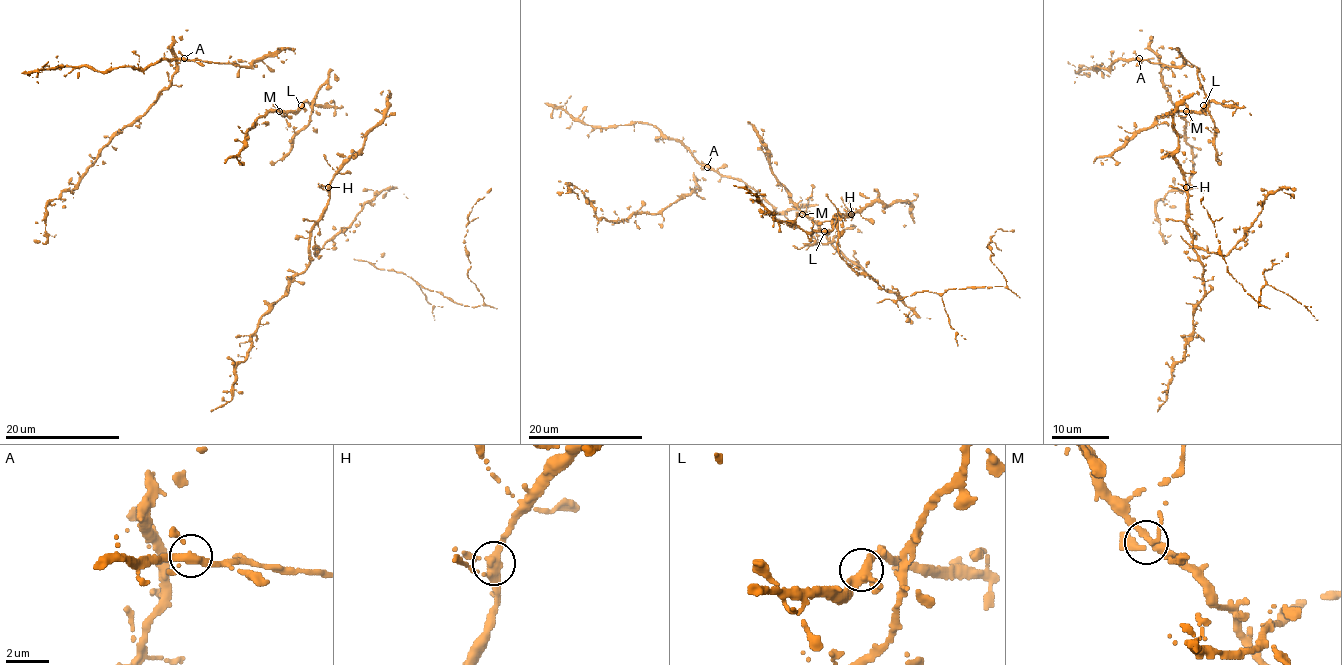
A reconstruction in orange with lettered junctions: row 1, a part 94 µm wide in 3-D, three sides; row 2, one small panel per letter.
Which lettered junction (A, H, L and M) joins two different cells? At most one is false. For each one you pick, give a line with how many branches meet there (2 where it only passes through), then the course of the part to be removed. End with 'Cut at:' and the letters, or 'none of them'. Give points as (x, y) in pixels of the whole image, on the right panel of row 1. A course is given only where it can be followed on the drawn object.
Cut at: none of them

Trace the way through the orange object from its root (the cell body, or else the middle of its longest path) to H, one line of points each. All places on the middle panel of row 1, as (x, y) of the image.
H: (905, 226), (913, 221), (910, 204), (905, 200), (895, 200), (890, 205), (875, 201), (851, 214)

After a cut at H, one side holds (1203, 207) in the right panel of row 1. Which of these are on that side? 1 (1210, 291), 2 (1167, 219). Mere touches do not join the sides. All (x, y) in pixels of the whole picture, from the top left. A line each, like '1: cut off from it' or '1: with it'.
1: cut off from it
2: cut off from it

